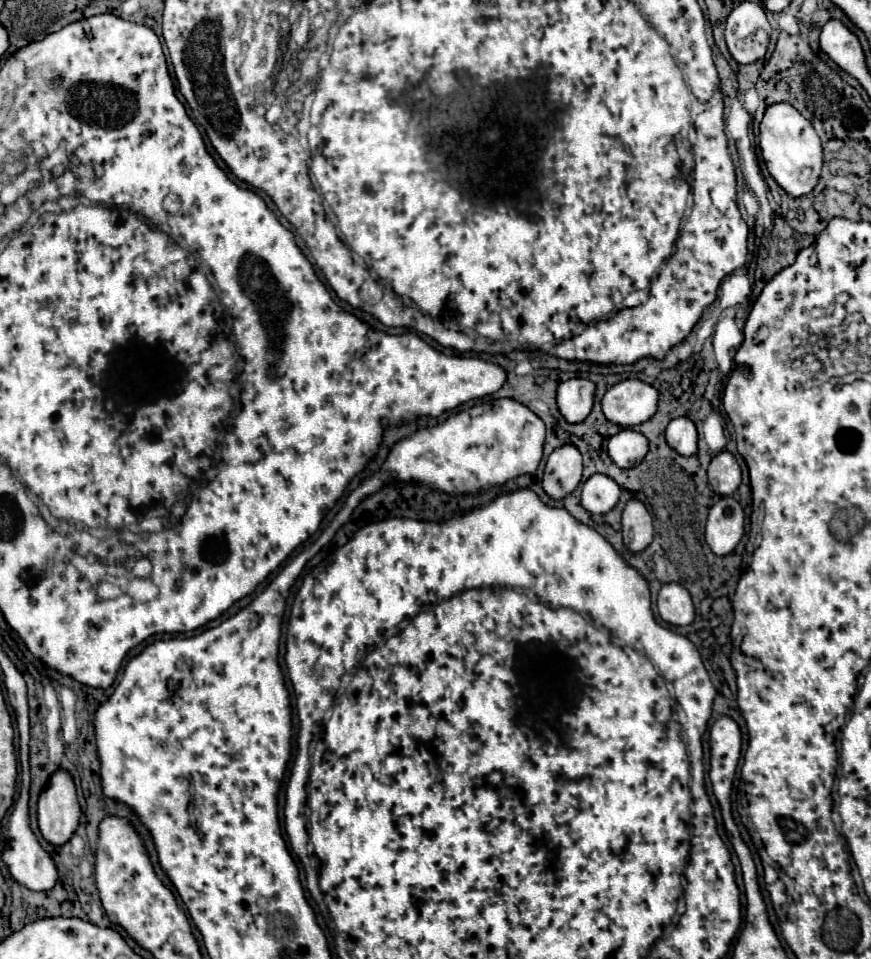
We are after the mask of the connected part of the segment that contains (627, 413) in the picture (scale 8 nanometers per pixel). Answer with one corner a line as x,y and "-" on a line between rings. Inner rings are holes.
640,380
614,384
602,398
602,412
608,422
620,428
632,428
652,418
656,412
658,392

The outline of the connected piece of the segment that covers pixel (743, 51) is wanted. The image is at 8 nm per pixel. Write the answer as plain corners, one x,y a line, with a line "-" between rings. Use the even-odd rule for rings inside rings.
742,2
726,20
726,44
738,64
752,64
764,58
770,34
768,18
760,4

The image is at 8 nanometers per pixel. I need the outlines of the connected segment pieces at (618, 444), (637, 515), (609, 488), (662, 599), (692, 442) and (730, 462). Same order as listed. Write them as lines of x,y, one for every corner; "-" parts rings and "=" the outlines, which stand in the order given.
622,430
608,442
608,454
620,468
632,468
642,462
648,452
648,440
636,430
=
630,500
622,514
622,540
624,548
632,554
640,554
652,542
652,518
642,502
=
594,474
582,486
582,506
592,514
608,514
620,498
616,482
604,474
=
676,582
662,586
662,590
658,592
658,614
664,622
674,626
690,624
694,620
694,604
688,590
684,590
=
674,418
666,428
666,442
682,456
692,456
698,450
698,432
692,420
=
720,452
708,466
708,486
718,496
732,496
740,486
742,470
730,452

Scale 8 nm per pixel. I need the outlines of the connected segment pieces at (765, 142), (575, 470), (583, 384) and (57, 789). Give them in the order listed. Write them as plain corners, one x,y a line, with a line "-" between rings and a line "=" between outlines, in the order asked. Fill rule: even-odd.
780,102
766,108
760,124
758,144
764,164
780,188
784,188
792,198
800,198
812,192
822,172
822,144
814,126
794,106
-
806,168
810,170
810,174
802,174
802,170
=
562,446
556,448
544,468
542,488
552,500
562,500
578,486
582,476
582,456
576,446
=
574,378
558,386
556,404
568,424
582,422
590,414
592,402
594,402
594,384
590,380
=
66,770
52,774
46,790
38,800
38,828
46,842
62,846
70,840
70,834
78,828
80,804
76,800
76,788
72,776

